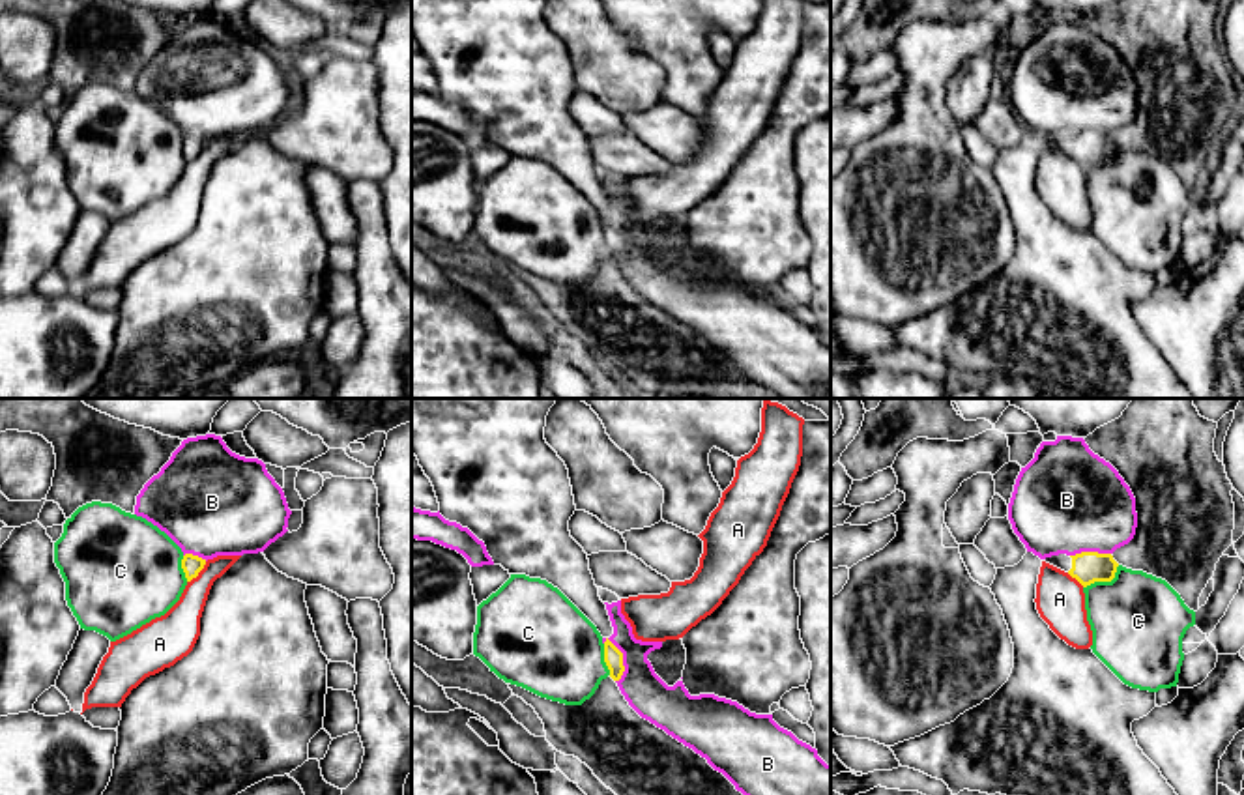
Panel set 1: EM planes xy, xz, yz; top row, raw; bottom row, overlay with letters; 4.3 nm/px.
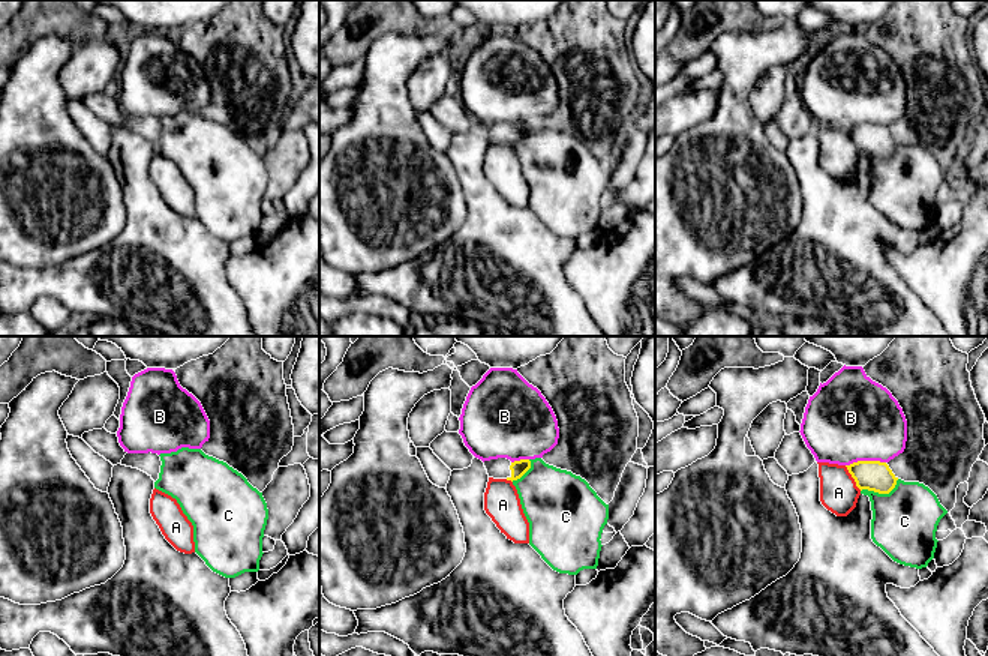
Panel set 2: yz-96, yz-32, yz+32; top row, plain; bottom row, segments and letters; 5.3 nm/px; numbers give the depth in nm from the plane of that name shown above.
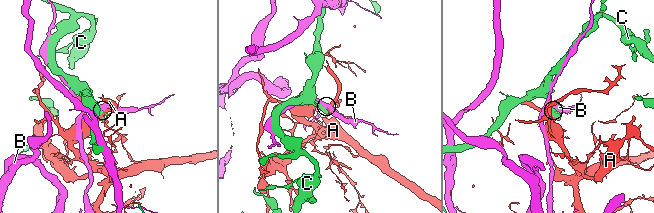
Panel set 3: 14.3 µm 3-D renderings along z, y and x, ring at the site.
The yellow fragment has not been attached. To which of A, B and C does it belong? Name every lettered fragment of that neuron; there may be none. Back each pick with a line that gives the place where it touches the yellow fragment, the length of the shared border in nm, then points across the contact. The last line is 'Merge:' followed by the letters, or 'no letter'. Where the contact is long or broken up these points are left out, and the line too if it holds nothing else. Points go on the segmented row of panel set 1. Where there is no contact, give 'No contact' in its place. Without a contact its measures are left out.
Merge: no letter

